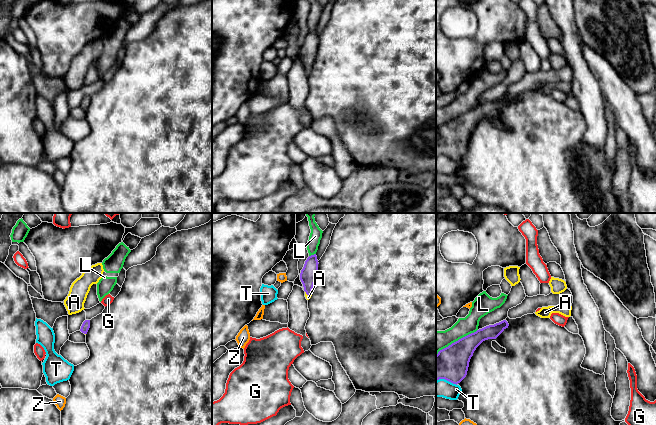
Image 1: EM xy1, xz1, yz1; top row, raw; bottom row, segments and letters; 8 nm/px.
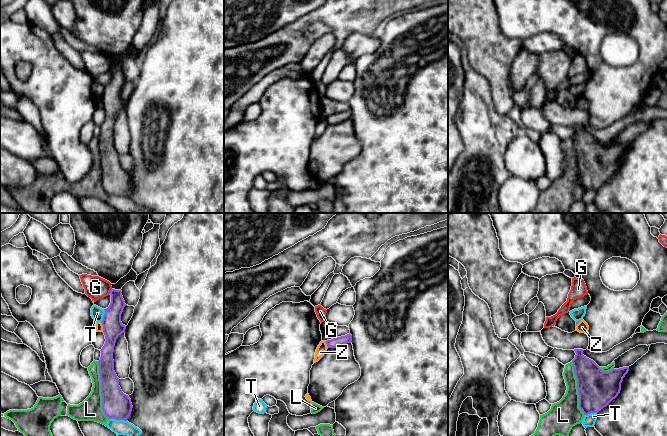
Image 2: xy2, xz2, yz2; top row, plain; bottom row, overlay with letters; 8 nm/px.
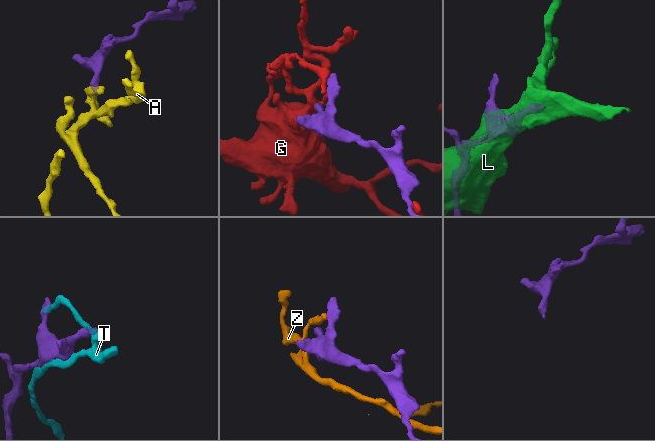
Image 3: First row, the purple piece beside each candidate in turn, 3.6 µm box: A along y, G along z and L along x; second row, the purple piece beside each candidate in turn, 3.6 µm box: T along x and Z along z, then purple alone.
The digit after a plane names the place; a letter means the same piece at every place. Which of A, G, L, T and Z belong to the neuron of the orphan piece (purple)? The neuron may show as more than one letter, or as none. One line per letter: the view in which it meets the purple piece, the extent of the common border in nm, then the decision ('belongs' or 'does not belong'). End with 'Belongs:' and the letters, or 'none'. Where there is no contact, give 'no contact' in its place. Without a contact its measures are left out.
A: xz1 | 60 nm | belongs
G: xy2 | 50 nm | does not belong
L: xy2 | 480 nm | does not belong
T: xy2 | 150 nm | does not belong
Z: xy2 | 80 nm | does not belong
Belongs: A

